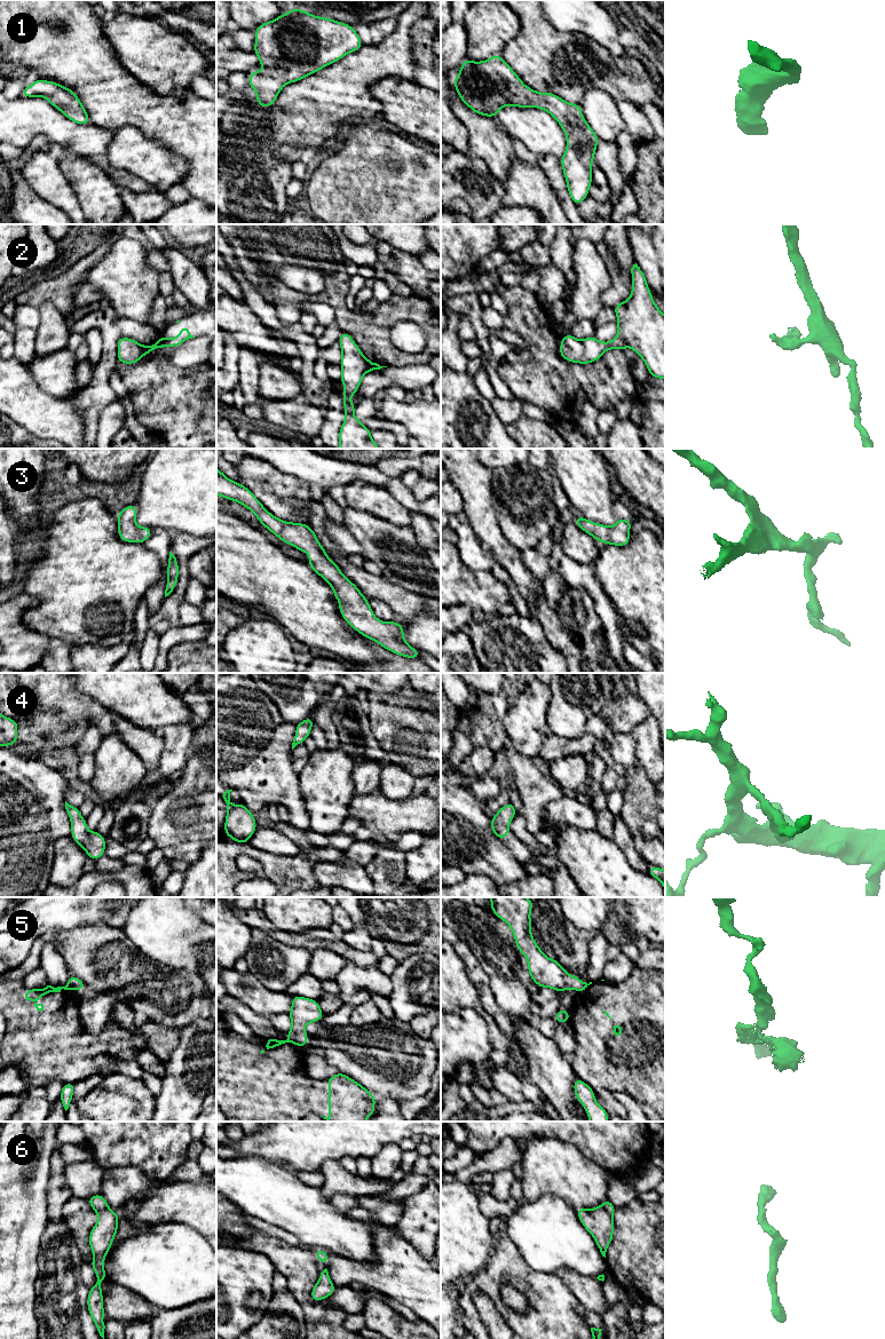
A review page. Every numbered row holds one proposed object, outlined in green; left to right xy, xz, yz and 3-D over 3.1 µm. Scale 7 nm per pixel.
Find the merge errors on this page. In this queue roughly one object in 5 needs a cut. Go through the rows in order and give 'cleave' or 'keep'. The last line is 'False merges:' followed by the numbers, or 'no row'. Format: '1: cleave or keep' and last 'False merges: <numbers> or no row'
1: keep
2: keep
3: keep
4: keep
5: cleave
6: keep
False merges: 5

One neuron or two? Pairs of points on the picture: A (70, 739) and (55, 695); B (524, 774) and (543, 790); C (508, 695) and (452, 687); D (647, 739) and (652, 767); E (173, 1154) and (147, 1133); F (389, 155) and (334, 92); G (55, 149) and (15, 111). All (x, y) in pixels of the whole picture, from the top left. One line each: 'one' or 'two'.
A: one
B: one
C: two
D: one
E: one
F: two
G: two

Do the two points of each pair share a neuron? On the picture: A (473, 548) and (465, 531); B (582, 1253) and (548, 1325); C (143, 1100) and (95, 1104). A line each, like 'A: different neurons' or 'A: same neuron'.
A: same neuron
B: different neurons
C: same neuron

